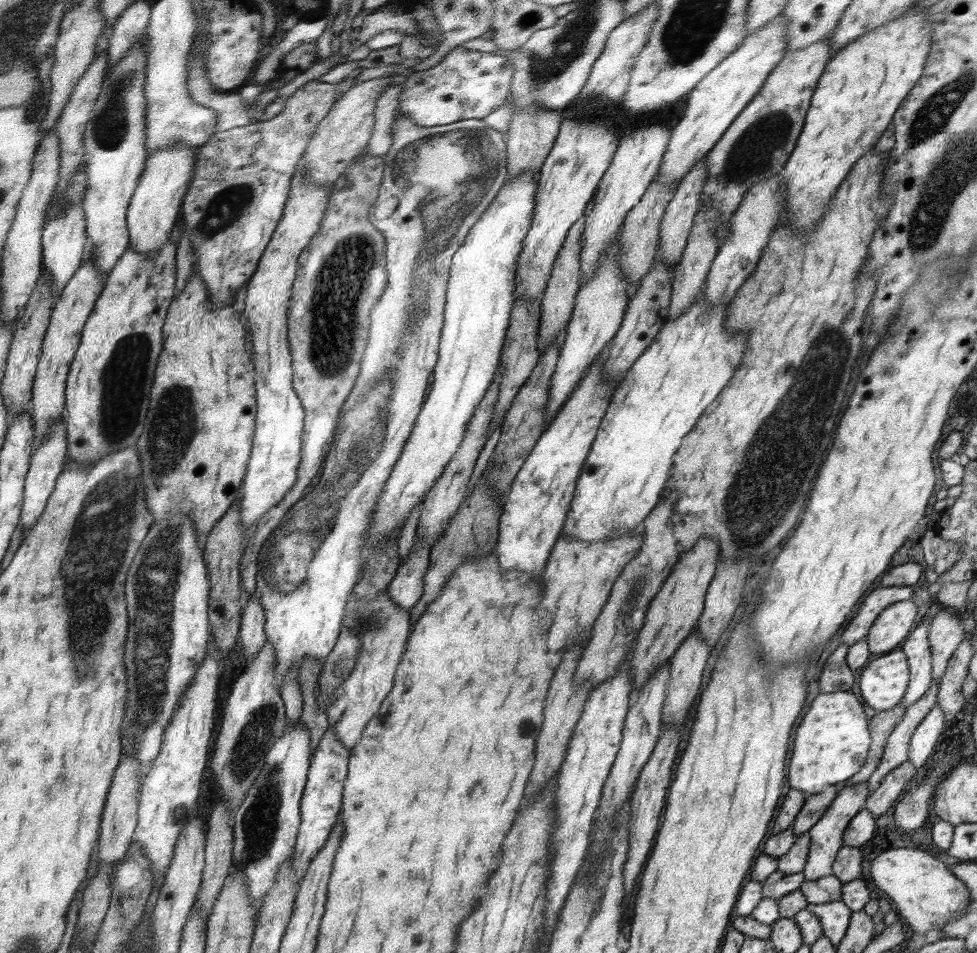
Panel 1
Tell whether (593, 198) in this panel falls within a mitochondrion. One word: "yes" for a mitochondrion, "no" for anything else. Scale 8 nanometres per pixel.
no

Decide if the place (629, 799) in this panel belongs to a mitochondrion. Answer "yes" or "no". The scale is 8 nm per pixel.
no

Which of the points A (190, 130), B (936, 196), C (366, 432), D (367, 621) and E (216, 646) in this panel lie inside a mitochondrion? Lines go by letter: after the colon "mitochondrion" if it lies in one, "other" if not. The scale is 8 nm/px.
A: other
B: mitochondrion
C: mitochondrion
D: mitochondrion
E: other

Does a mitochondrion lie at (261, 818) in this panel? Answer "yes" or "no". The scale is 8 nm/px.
yes

